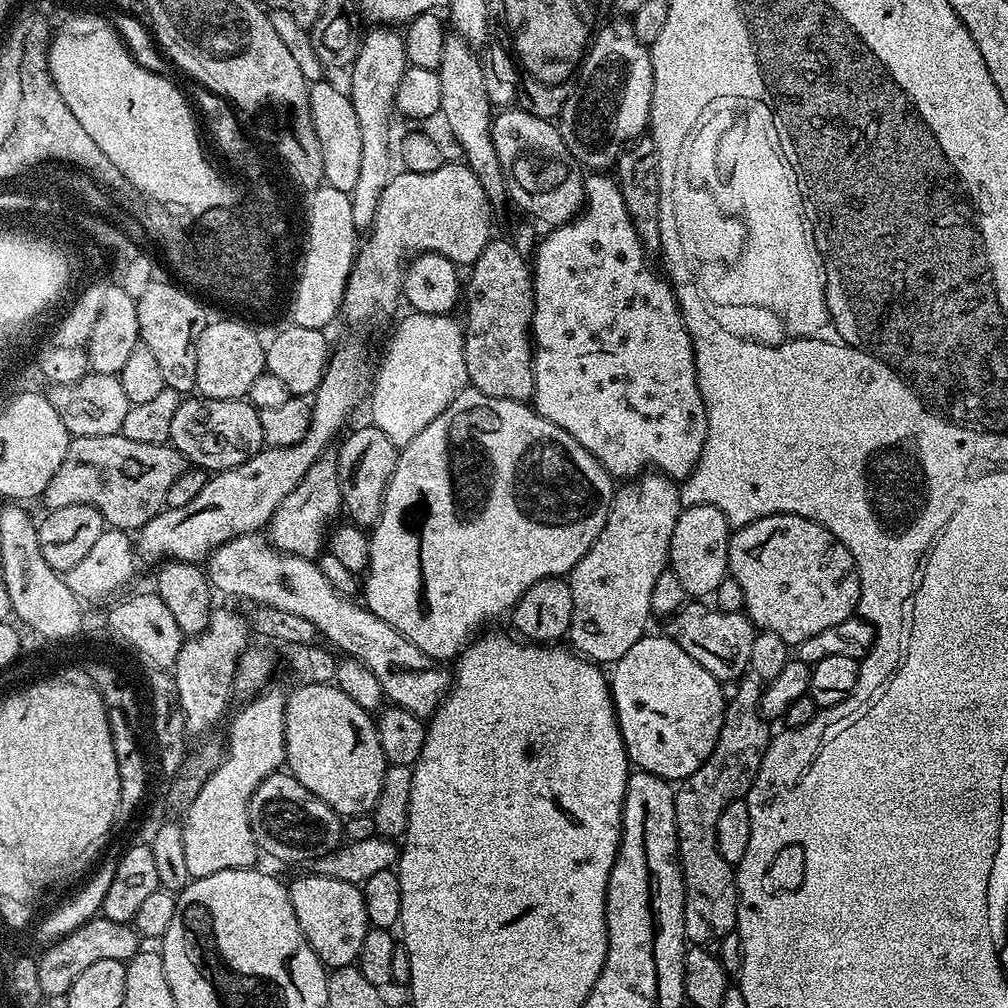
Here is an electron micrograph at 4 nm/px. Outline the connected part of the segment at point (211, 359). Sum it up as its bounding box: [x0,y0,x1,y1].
[195,319,266,400]

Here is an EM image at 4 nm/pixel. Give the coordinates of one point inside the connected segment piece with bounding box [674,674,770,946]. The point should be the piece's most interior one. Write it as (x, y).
(711, 899)

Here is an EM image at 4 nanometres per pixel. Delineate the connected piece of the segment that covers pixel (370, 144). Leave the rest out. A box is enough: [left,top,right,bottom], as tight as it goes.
[350,26,410,230]

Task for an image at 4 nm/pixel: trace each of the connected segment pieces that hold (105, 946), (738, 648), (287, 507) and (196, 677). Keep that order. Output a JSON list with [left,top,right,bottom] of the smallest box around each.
[[37,914,142,997],[666,602,757,682],[266,459,342,560],[173,609,250,734]]

